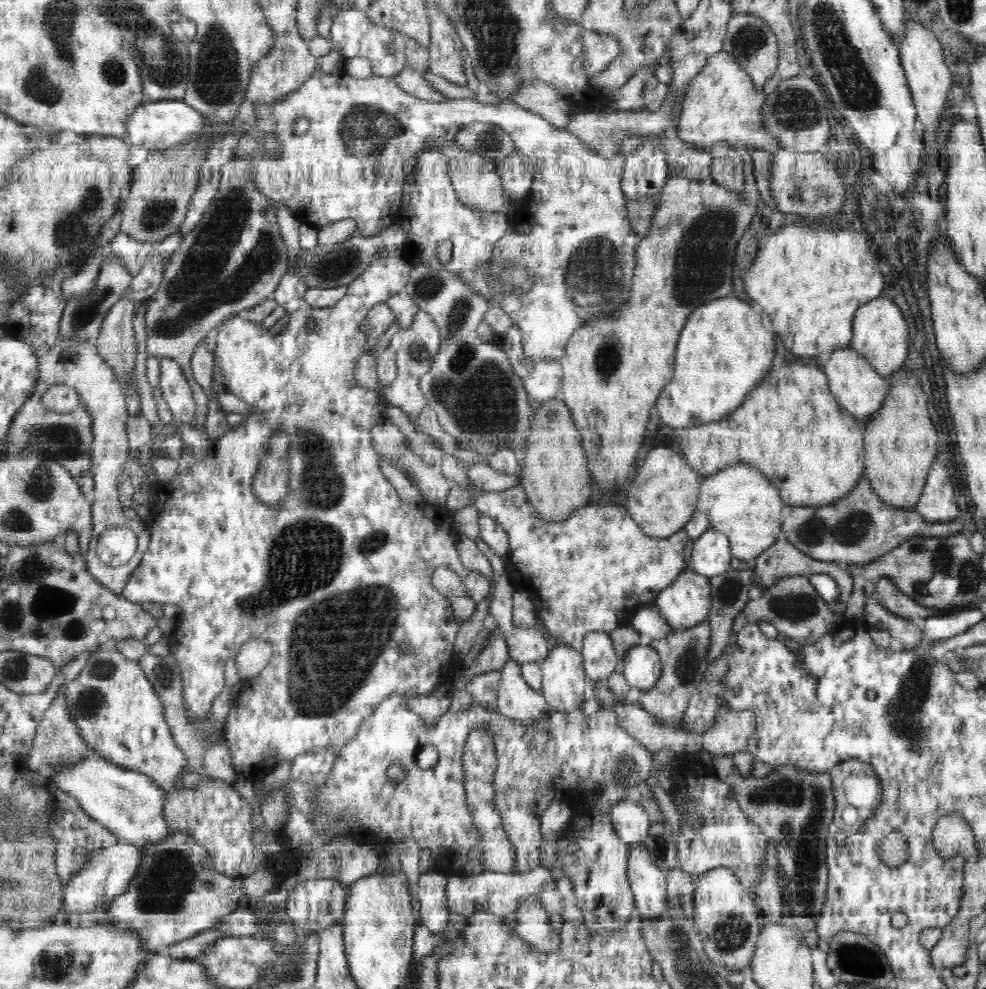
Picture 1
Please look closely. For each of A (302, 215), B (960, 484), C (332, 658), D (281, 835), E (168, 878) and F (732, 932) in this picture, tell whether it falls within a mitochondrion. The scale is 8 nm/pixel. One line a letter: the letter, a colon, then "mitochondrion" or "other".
A: other
B: other
C: mitochondrion
D: other
E: mitochondrion
F: mitochondrion

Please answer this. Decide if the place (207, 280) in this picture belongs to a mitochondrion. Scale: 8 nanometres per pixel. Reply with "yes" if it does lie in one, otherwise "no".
yes

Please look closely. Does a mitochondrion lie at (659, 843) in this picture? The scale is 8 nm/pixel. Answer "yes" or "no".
yes

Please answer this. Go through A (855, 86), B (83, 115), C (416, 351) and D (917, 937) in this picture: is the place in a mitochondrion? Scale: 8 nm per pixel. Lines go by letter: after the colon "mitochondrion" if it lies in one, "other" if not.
A: mitochondrion
B: other
C: mitochondrion
D: other

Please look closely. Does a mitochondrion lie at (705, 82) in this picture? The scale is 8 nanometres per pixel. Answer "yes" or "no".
no

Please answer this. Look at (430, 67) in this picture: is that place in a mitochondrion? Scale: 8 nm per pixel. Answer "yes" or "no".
no

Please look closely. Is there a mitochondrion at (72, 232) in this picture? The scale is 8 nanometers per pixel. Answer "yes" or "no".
yes

